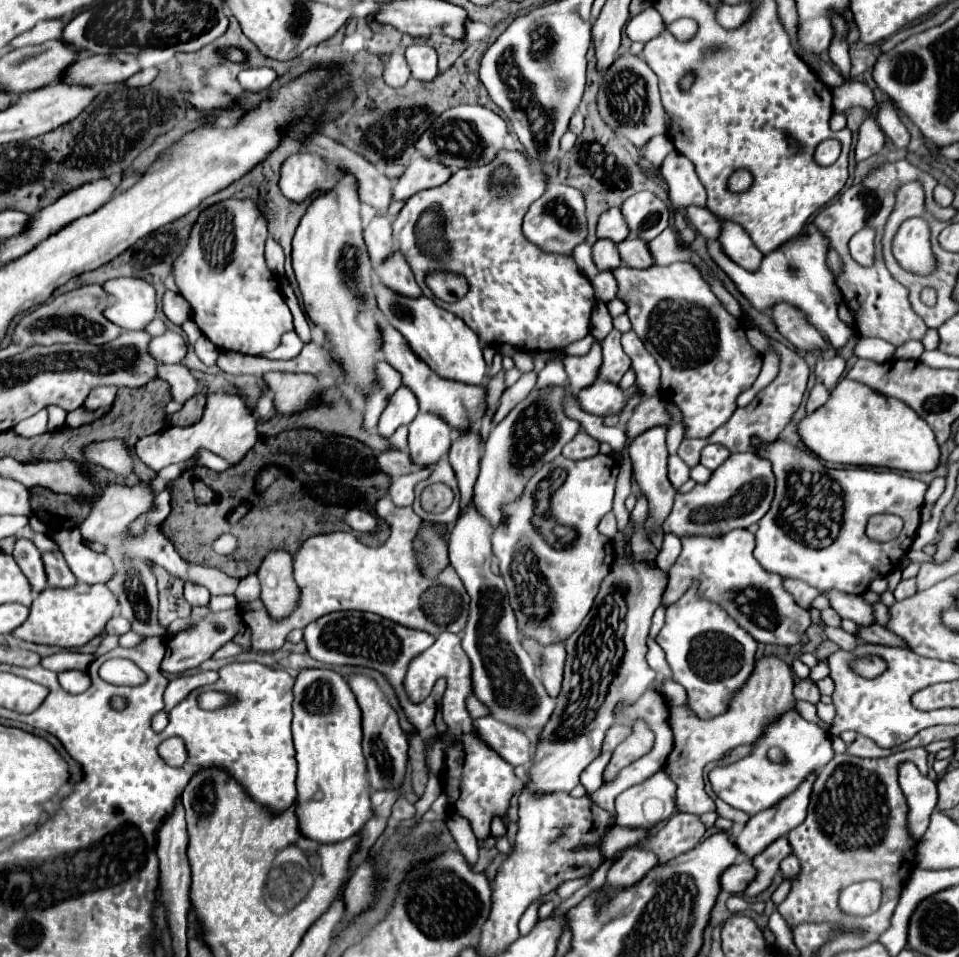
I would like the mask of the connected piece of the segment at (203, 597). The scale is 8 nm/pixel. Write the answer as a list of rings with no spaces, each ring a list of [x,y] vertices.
[[[186,583],[184,585],[184,597],[186,597],[186,601],[192,605],[192,607],[196,607],[196,605],[208,605],[208,601],[210,601],[210,591],[206,589],[206,587],[202,587],[202,585],[198,585],[198,583]]]

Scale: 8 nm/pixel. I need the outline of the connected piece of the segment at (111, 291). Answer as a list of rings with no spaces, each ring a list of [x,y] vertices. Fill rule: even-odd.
[[[120,277],[110,279],[102,285],[108,295],[114,297],[114,303],[104,309],[104,317],[112,323],[116,323],[122,329],[144,329],[154,317],[156,317],[156,301],[154,301],[154,287],[150,283],[144,283],[144,279],[134,277]]]

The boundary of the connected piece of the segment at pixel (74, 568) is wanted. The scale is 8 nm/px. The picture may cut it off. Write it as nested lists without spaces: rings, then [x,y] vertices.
[[[66,529],[54,535],[54,541],[64,551],[70,571],[76,575],[78,583],[106,583],[112,577],[112,563],[104,553],[96,553],[82,545],[82,541],[72,541],[70,535],[76,535],[76,529]]]

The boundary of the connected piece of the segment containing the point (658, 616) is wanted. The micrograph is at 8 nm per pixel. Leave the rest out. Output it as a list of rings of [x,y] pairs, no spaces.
[[[660,605],[653,615],[649,637],[653,639],[657,637],[658,633],[665,624],[665,613],[666,609]]]

